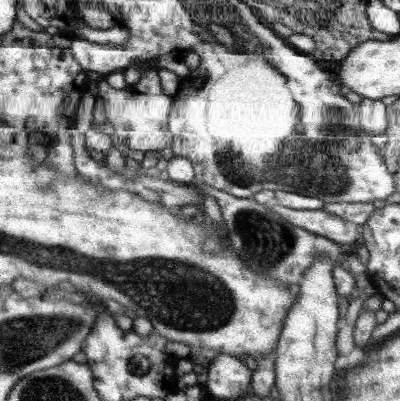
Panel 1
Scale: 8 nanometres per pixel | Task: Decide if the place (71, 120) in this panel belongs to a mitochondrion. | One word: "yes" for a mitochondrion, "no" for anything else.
no

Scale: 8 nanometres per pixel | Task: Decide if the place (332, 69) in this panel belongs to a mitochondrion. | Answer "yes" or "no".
no

